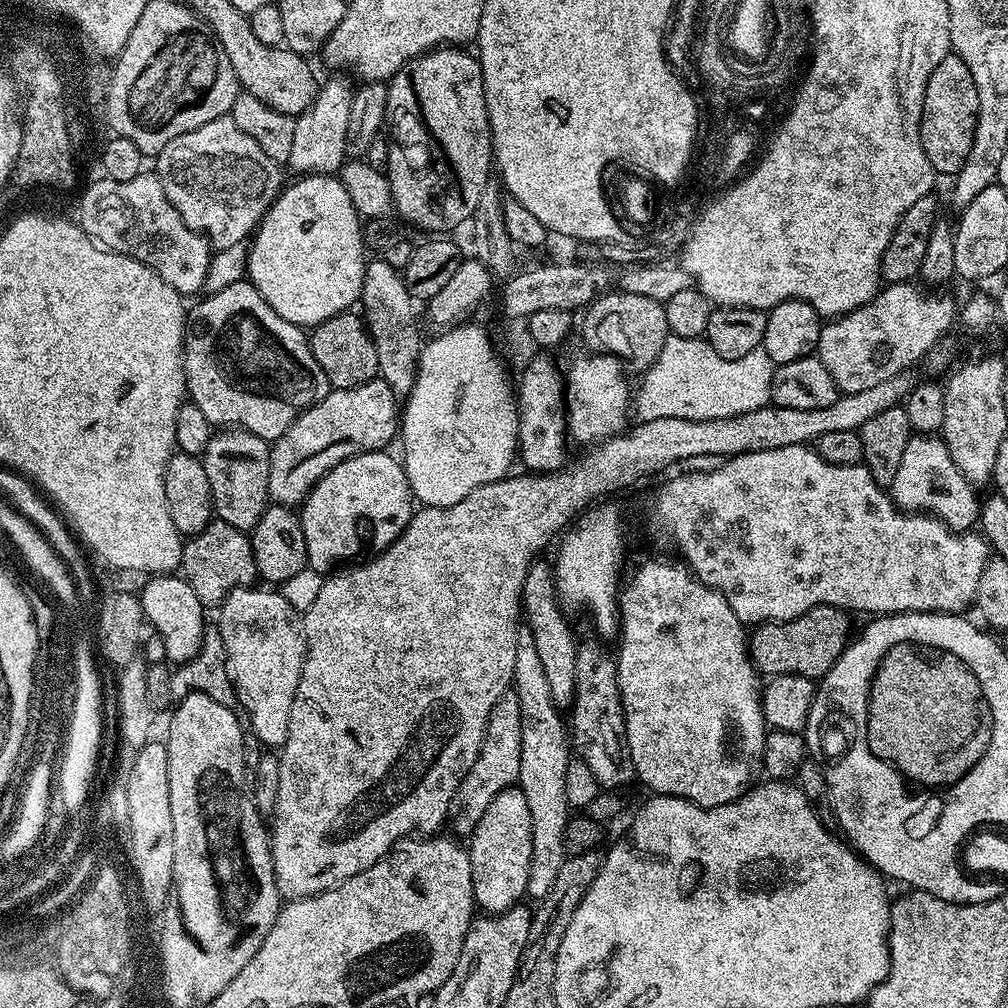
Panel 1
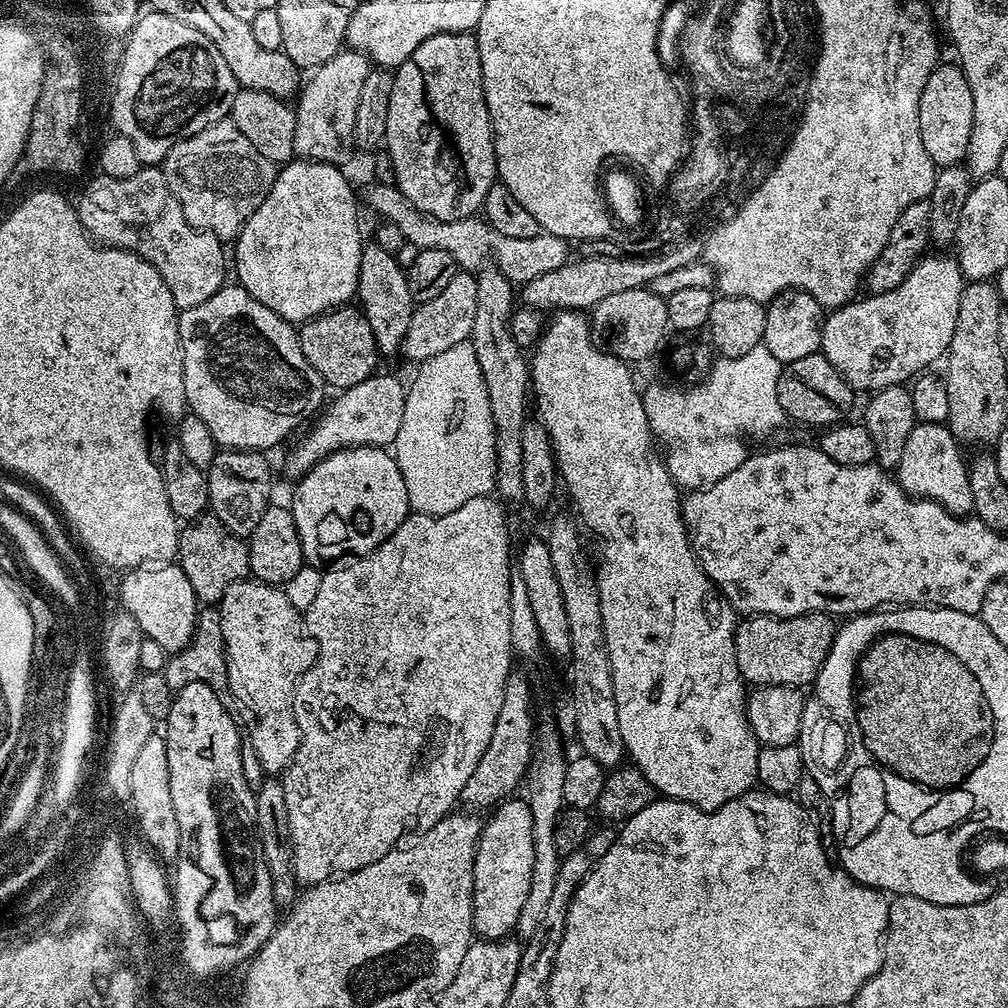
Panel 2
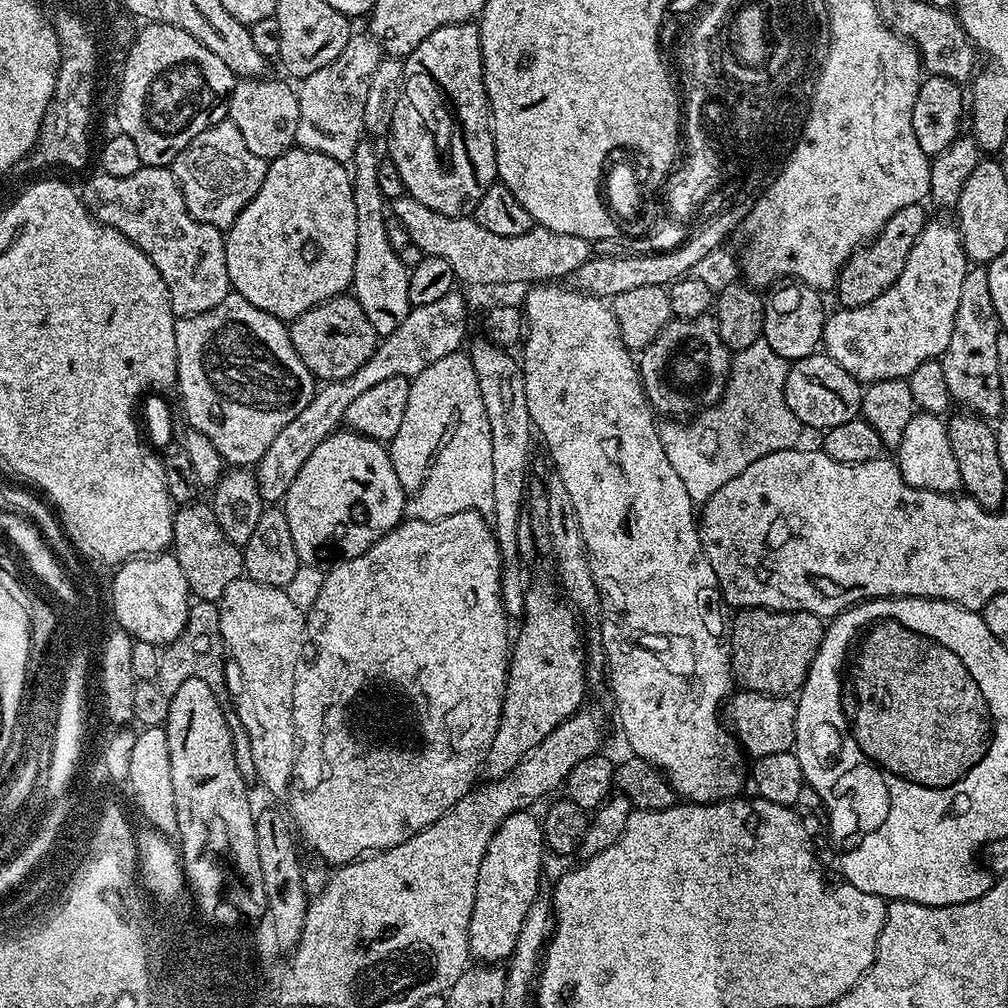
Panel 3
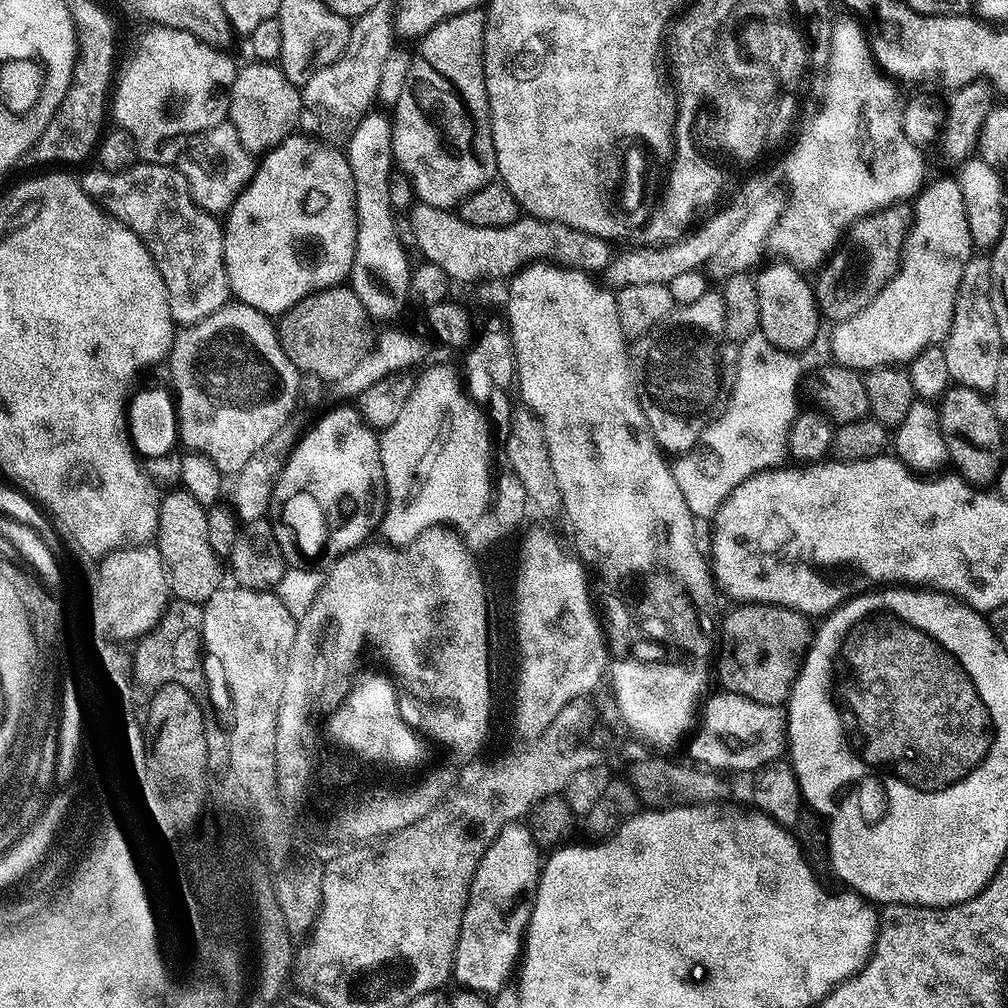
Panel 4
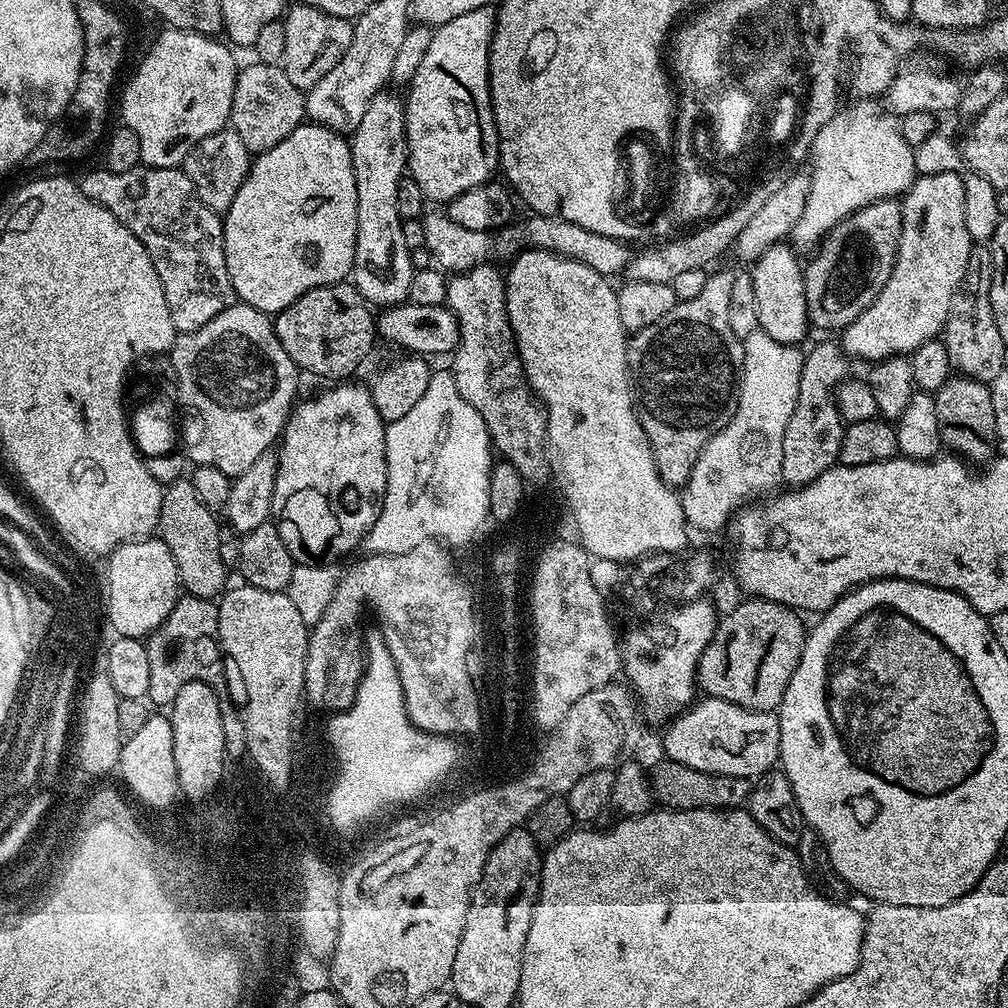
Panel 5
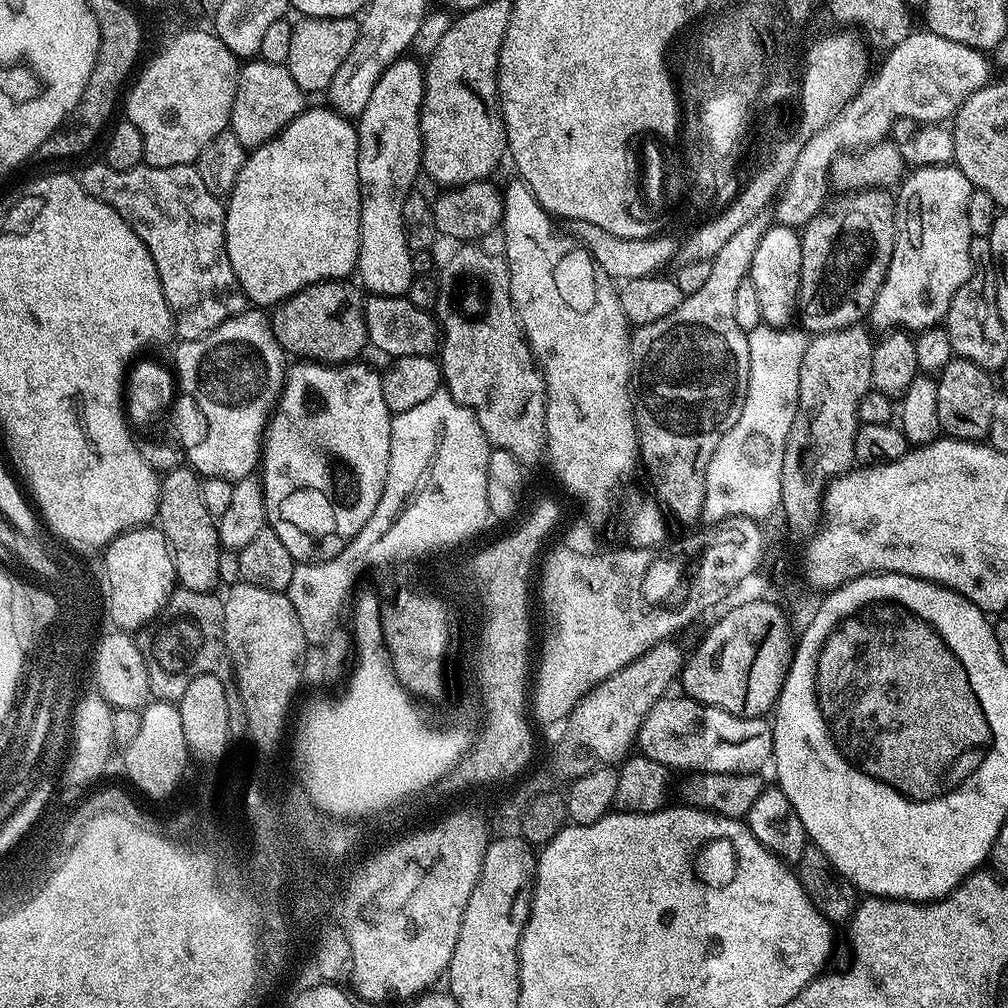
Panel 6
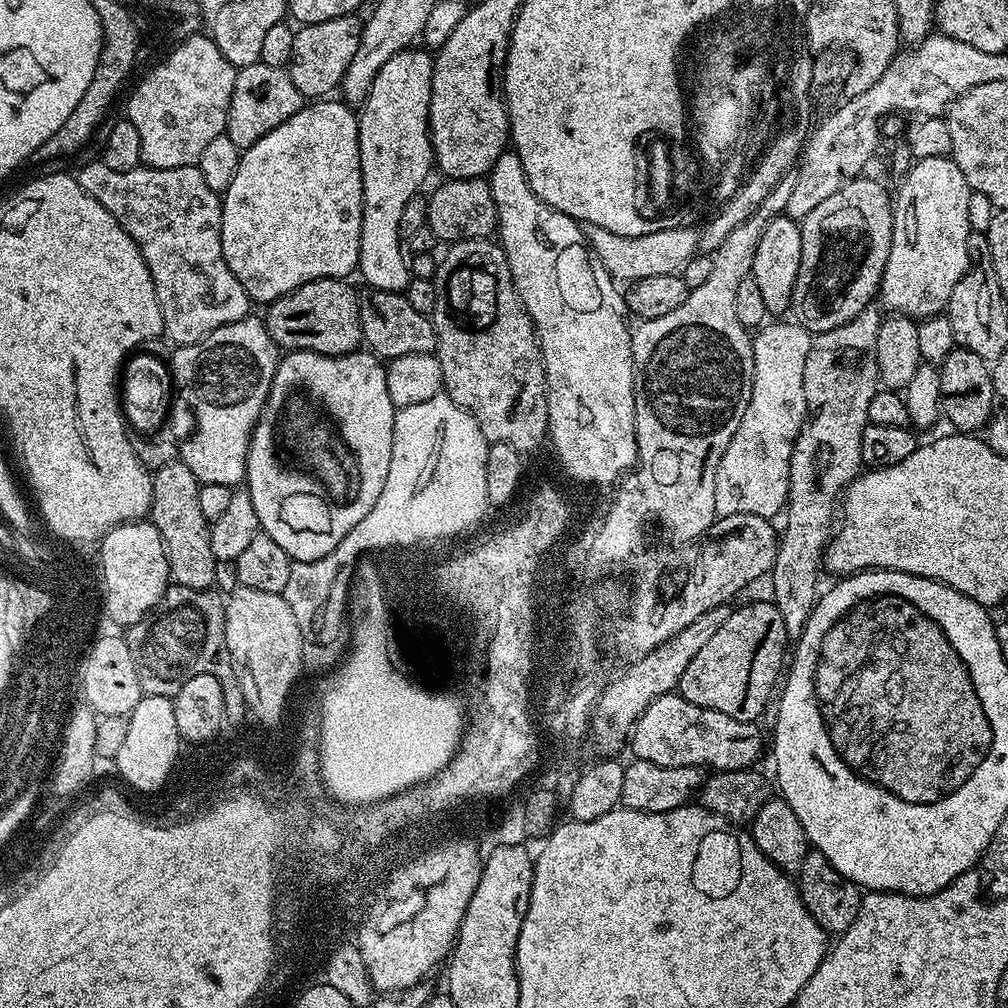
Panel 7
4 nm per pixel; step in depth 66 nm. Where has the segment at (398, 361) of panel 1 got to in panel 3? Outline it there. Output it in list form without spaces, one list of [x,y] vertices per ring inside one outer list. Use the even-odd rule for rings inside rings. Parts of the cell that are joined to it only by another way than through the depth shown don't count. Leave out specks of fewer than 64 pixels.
[[[361,142],[351,163],[356,167],[351,173],[352,193],[354,194],[354,210],[358,222],[358,242],[354,254],[354,274],[352,275],[351,291],[356,301],[366,310],[366,318],[370,318],[370,326],[374,326],[377,337],[388,336],[406,318],[410,310],[408,302],[409,269],[402,266],[400,253],[390,246],[390,238],[386,236],[389,217],[386,215],[386,201],[382,190],[378,190],[378,166],[382,159],[376,153],[372,142]]]

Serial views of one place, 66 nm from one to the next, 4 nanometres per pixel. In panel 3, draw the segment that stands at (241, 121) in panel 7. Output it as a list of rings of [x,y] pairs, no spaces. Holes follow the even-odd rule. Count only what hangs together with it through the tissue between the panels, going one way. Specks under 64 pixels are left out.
[[[237,79],[228,99],[228,119],[238,126],[238,134],[242,134],[250,154],[258,154],[258,158],[271,162],[289,152],[296,144],[300,98],[297,89],[287,84],[287,79],[268,79]]]

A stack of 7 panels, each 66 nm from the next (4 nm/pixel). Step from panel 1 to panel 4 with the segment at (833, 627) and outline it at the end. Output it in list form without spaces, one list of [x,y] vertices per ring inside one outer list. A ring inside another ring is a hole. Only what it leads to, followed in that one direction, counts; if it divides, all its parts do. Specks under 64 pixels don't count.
[[[737,603],[736,608],[728,617],[722,620],[722,635],[718,640],[718,660],[720,656],[720,680],[725,689],[730,692],[740,692],[746,698],[750,698],[754,702],[762,702],[763,704],[779,704],[783,705],[787,701],[788,696],[792,692],[792,683],[795,682],[796,676],[800,672],[800,667],[804,665],[804,655],[808,653],[808,647],[812,645],[812,637],[814,635],[814,624],[809,617],[803,612],[795,612],[793,608],[783,608],[777,604],[742,604]]]

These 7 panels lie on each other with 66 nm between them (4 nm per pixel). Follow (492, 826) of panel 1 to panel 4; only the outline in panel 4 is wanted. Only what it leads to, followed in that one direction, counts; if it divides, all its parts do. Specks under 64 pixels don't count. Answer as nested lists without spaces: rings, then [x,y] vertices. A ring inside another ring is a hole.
[[[524,822],[507,824],[482,854],[468,891],[468,905],[456,943],[455,983],[469,991],[496,994],[517,971],[526,944],[528,920],[540,885],[542,849],[534,842],[531,827]]]

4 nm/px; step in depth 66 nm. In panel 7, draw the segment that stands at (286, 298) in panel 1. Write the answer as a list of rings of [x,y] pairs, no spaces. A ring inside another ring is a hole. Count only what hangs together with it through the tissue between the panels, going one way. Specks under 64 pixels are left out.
[[[320,98],[300,108],[298,114],[286,118],[286,122],[270,130],[270,134],[258,138],[254,146],[243,149],[240,165],[234,174],[234,182],[230,182],[230,186],[222,194],[222,254],[234,278],[242,282],[249,301],[271,302],[280,296],[285,296],[288,292],[293,292],[298,286],[311,280],[348,278],[351,277],[351,272],[357,271],[360,262],[360,235],[362,234],[362,166],[358,146],[359,133],[360,121],[357,113],[347,103],[336,98]]]

